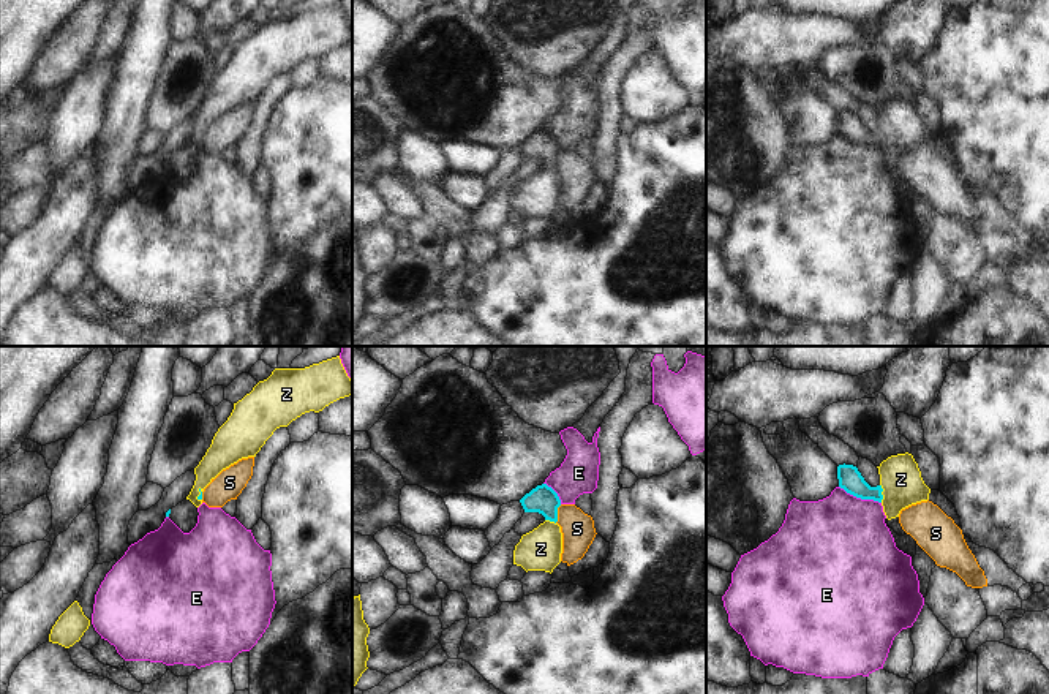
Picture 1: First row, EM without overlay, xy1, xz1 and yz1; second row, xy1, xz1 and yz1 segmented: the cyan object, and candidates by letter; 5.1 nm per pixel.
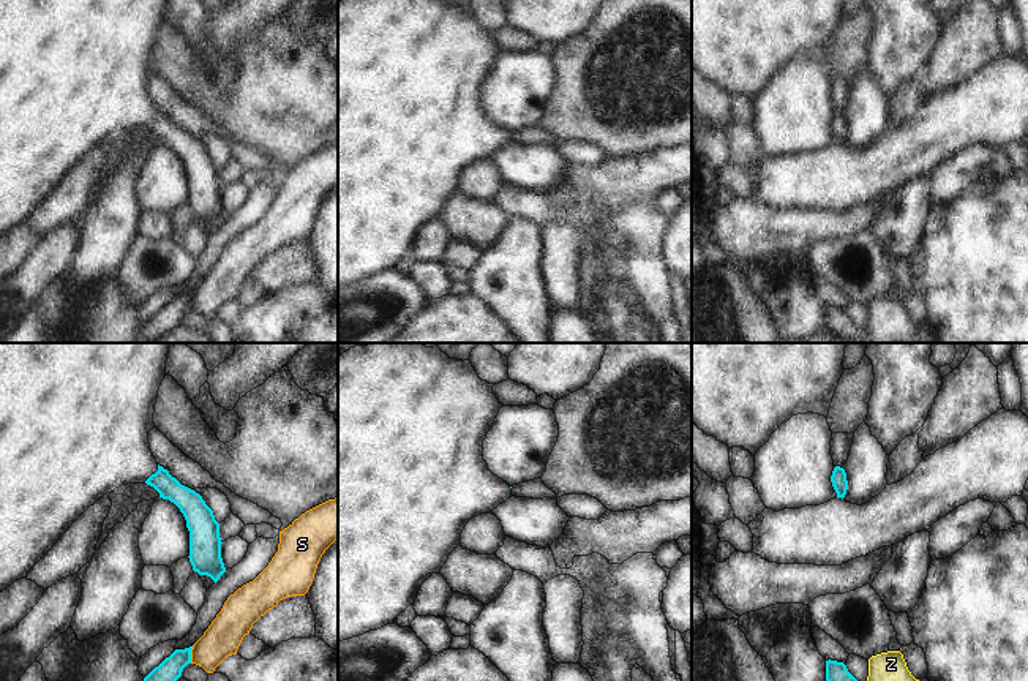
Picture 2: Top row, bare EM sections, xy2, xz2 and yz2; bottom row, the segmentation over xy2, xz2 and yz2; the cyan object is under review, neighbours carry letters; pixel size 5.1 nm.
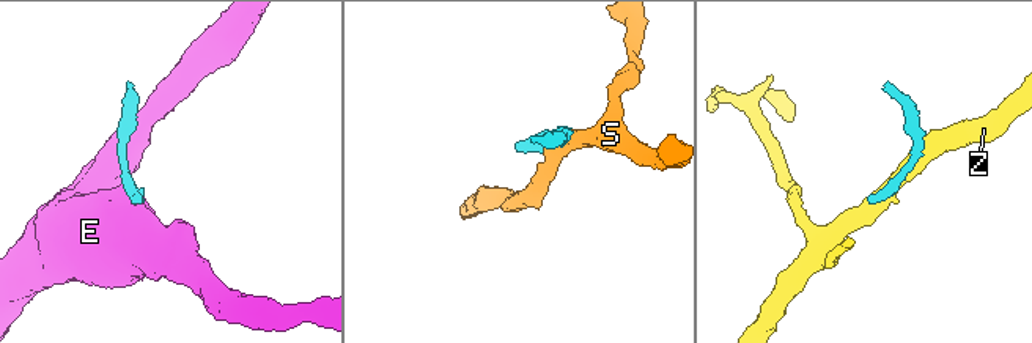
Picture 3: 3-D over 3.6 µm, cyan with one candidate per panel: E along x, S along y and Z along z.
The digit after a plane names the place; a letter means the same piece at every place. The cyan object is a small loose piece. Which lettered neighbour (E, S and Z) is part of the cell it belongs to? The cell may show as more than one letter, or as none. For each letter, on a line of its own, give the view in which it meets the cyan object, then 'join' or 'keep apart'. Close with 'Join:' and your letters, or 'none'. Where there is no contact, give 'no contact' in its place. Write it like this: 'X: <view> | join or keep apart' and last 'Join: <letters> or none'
E: yz1 | keep apart
S: xz1 | keep apart
Z: yz1 | keep apart
Join: none

